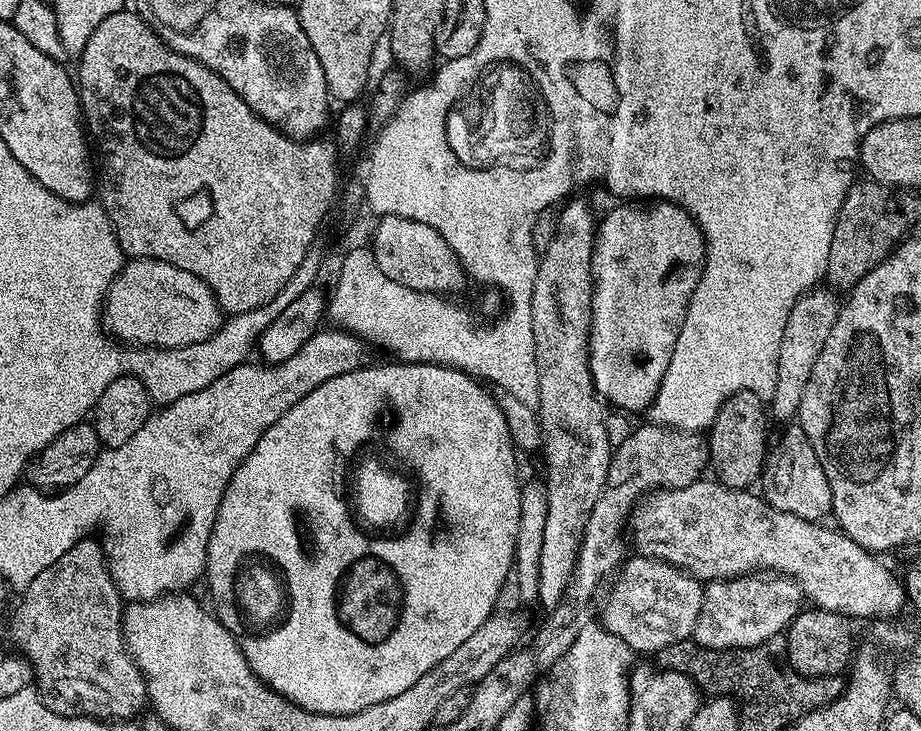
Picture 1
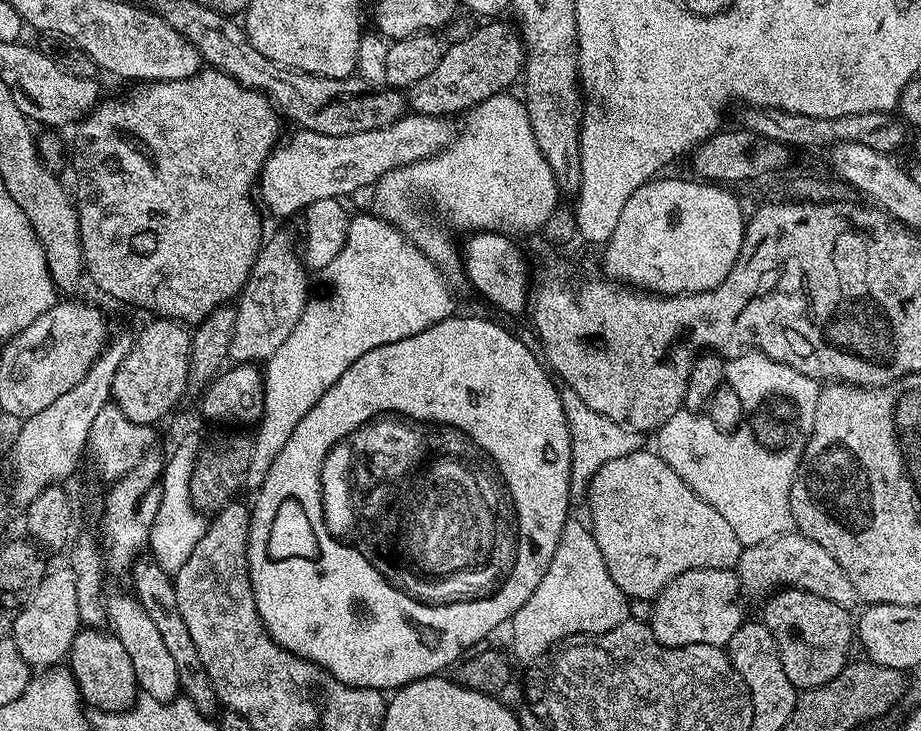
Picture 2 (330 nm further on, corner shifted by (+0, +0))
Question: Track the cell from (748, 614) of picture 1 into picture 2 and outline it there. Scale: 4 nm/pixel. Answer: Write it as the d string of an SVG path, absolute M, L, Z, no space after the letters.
M795 530L745 547L734 571L740 579L741 589L747 595L749 592L752 596L764 598L773 590L801 588L810 594L818 594L818 598L826 598L826 602L834 602L849 610L855 609L855 604L858 604L854 585L850 578L846 578L846 570L842 570L842 566L838 566L838 562L834 562L834 558L830 558L830 554L826 554L818 542Z

